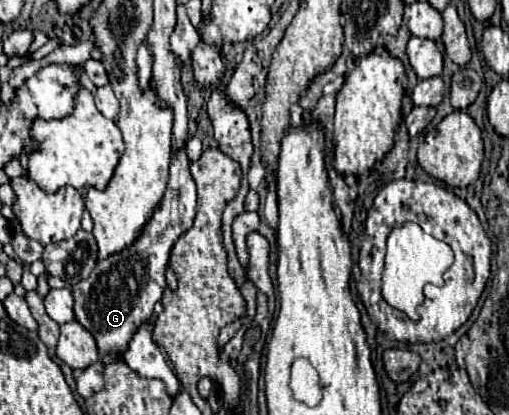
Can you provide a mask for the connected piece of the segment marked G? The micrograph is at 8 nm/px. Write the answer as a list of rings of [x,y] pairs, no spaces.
[[[182,150],[182,152],[172,156],[168,190],[166,190],[166,194],[162,198],[160,210],[156,210],[154,216],[150,218],[150,222],[144,226],[142,236],[130,248],[126,248],[126,250],[122,250],[122,252],[118,252],[114,256],[108,256],[106,260],[100,260],[86,280],[82,280],[82,282],[72,286],[76,320],[88,332],[92,332],[100,352],[122,354],[126,350],[130,338],[138,330],[138,326],[152,314],[154,304],[162,298],[162,290],[166,288],[166,268],[168,268],[168,262],[170,262],[170,256],[172,256],[174,240],[178,240],[178,236],[182,236],[182,232],[190,230],[190,224],[194,222],[194,214],[196,214],[196,184],[194,184],[192,176],[190,176],[190,170],[188,170],[186,152]]]

